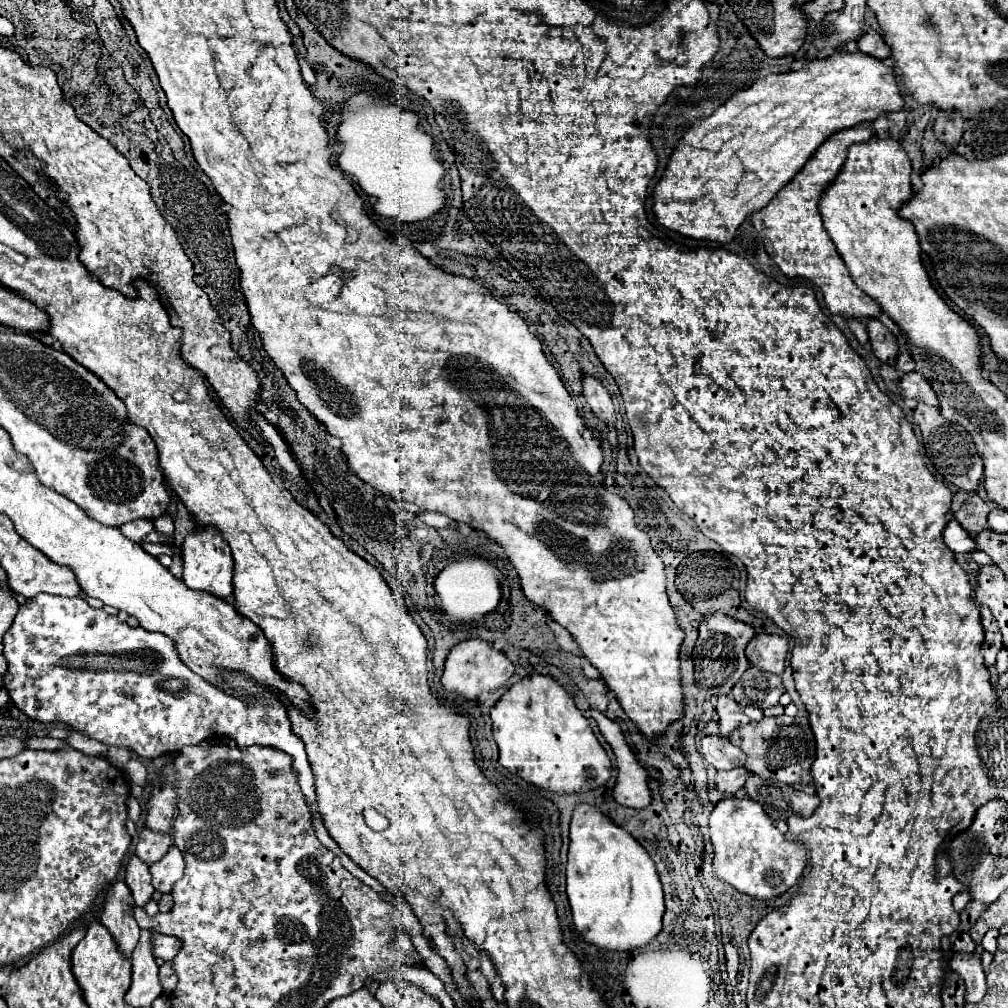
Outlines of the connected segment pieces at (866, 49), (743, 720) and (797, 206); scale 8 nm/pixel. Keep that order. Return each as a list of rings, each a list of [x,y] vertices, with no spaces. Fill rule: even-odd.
[[[866,31],[860,39],[858,39],[858,49],[862,53],[868,53],[876,59],[888,59],[890,57],[890,47],[884,43],[882,35],[878,31]]]
[[[720,695],[716,703],[716,711],[720,715],[720,733],[728,737],[728,733],[740,725],[746,725],[750,719],[742,713],[742,707],[732,699],[732,695]]]
[[[860,123],[852,129],[844,129],[828,137],[820,149],[806,161],[806,165],[796,173],[792,181],[788,181],[786,187],[778,191],[778,195],[760,211],[756,211],[750,219],[758,235],[762,237],[766,253],[772,257],[772,261],[780,267],[780,271],[794,279],[802,277],[812,281],[816,287],[822,289],[824,301],[830,309],[832,315],[842,315],[842,317],[854,317],[860,321],[874,319],[882,313],[880,303],[876,303],[872,297],[868,297],[862,289],[856,287],[852,281],[852,275],[848,267],[844,265],[840,253],[836,251],[836,245],[832,243],[830,235],[826,233],[822,225],[822,217],[818,211],[818,199],[822,191],[834,181],[838,175],[842,163],[846,161],[848,147],[852,143],[862,143],[868,141],[874,135],[870,129],[870,123]]]

